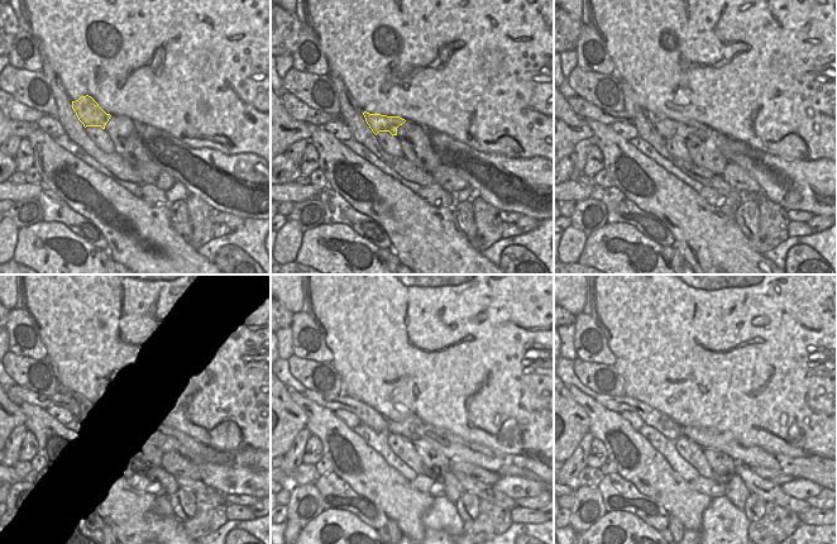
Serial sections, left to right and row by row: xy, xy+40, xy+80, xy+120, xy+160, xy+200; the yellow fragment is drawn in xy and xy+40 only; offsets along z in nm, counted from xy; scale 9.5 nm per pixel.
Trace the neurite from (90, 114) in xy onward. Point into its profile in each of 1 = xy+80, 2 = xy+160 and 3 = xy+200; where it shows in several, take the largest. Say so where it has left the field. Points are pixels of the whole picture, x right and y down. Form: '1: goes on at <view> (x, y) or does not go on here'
1: goes on at xy+80 (666, 128)
2: goes on at xy+160 (419, 433)
3: goes on at xy+200 (811, 468)

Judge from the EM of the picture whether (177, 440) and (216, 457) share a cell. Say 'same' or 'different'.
same

